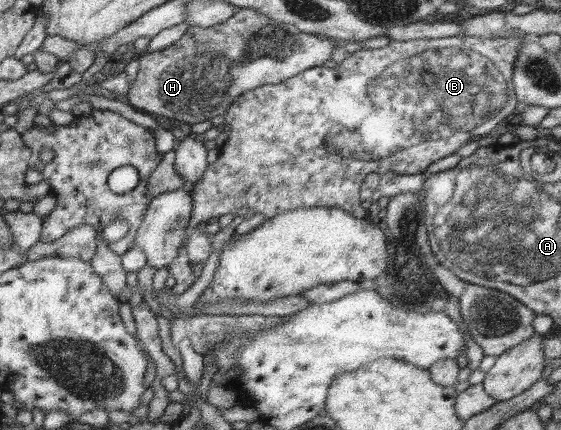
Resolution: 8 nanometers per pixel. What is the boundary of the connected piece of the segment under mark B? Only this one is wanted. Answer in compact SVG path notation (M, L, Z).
M446 36L444 38L417 38L416 40L391 40L388 45L378 49L360 49L352 53L336 67L329 68L323 65L299 72L296 76L279 82L278 84L264 84L258 88L243 92L237 96L226 109L224 123L226 133L221 136L219 147L220 155L216 162L208 164L206 172L194 184L191 198L193 201L192 218L185 228L185 238L198 227L210 222L211 218L227 214L236 214L239 209L248 206L256 214L263 214L265 220L274 218L282 212L298 210L298 208L340 208L356 218L368 218L368 211L362 207L359 200L359 188L364 177L376 172L379 175L386 172L396 172L402 175L424 173L435 161L458 152L458 148L476 138L490 135L492 130L509 114L515 112L521 105L515 97L513 89L513 64L525 37L504 36L498 38L480 38L475 36Z

